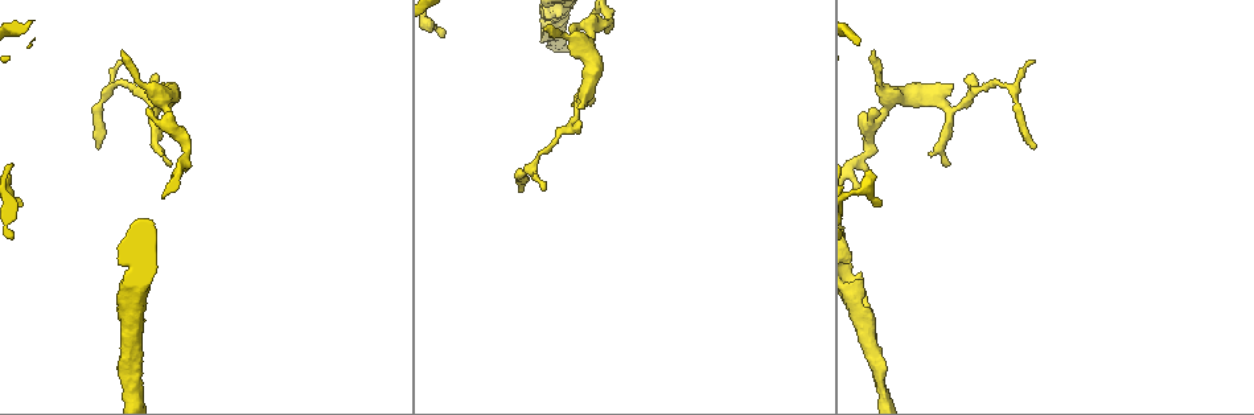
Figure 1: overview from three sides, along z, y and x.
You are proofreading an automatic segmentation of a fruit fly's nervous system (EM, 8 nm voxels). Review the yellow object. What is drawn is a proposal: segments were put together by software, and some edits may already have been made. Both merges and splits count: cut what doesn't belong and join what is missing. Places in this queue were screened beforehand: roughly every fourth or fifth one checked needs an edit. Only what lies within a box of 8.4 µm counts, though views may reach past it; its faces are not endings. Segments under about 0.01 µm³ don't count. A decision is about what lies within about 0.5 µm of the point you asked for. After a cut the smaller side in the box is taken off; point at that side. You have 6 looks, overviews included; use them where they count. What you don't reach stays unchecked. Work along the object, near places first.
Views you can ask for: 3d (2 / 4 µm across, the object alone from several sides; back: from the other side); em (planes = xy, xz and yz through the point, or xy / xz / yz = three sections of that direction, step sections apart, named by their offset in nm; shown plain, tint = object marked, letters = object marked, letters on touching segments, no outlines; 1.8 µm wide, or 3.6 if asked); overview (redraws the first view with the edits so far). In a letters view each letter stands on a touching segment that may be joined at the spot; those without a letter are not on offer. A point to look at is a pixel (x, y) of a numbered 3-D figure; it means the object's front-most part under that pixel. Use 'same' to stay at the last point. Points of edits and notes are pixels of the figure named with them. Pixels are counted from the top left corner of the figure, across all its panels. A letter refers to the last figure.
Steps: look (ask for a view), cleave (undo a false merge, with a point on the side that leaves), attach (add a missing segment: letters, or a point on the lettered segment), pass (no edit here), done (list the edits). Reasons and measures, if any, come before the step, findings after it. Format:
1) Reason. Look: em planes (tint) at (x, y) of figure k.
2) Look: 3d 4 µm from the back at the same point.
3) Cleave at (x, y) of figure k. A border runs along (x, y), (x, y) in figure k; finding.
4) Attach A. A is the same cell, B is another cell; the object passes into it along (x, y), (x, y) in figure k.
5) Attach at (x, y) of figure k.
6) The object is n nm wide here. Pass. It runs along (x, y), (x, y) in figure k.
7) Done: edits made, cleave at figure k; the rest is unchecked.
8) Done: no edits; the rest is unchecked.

An open end. Look: em yz step 4 (letters) at (1032, 146) of figure 1.

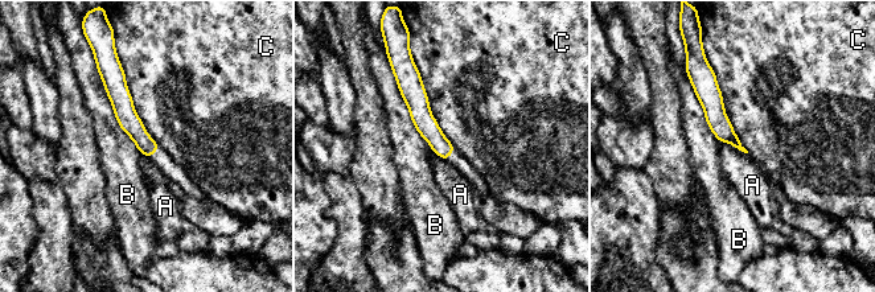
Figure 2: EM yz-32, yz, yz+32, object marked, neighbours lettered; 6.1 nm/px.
The object is 120 nm wide here. Pass. A, B and C are other cells; a border runs along (722, 142), (728, 142), (747, 153) in figure 2; no lettered segment goes on from it.

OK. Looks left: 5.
Calibre changes. Look: em 3.6 µm planes (letters) at (132, 348) of figure 1.

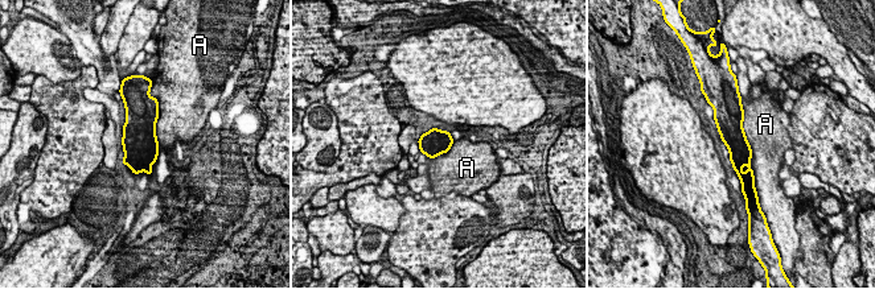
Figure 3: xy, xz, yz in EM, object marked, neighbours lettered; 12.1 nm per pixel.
Pass. A is another cell; a border runs along (740, 96), (755, 182) in figure 3; one neuron here.

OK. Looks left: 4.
A fork. Look: em planes (plain) at (948, 109) of figure 1.

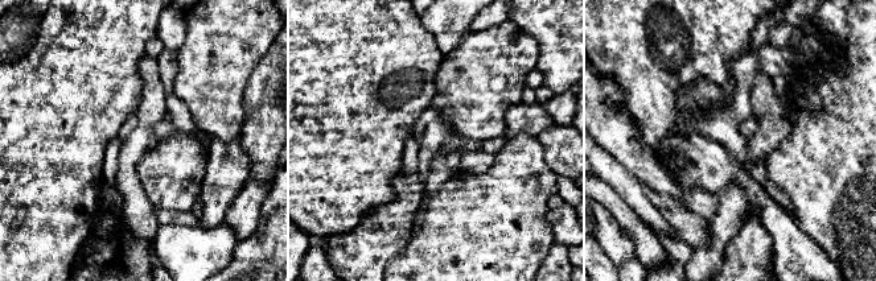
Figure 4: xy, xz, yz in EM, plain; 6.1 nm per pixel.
What lies round it. Look: em planes (letters) at the same point.

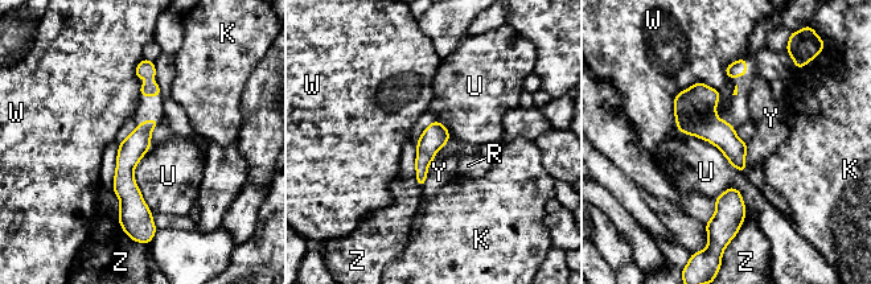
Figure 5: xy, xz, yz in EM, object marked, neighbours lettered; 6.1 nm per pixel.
Pass. K, R, U, W, Y and Z are other cells; a border runs along (151, 144), (134, 171), (151, 213) in figure 5; continuous, no second neuron.

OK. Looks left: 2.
Done: no edits; the rest is unchecked.

